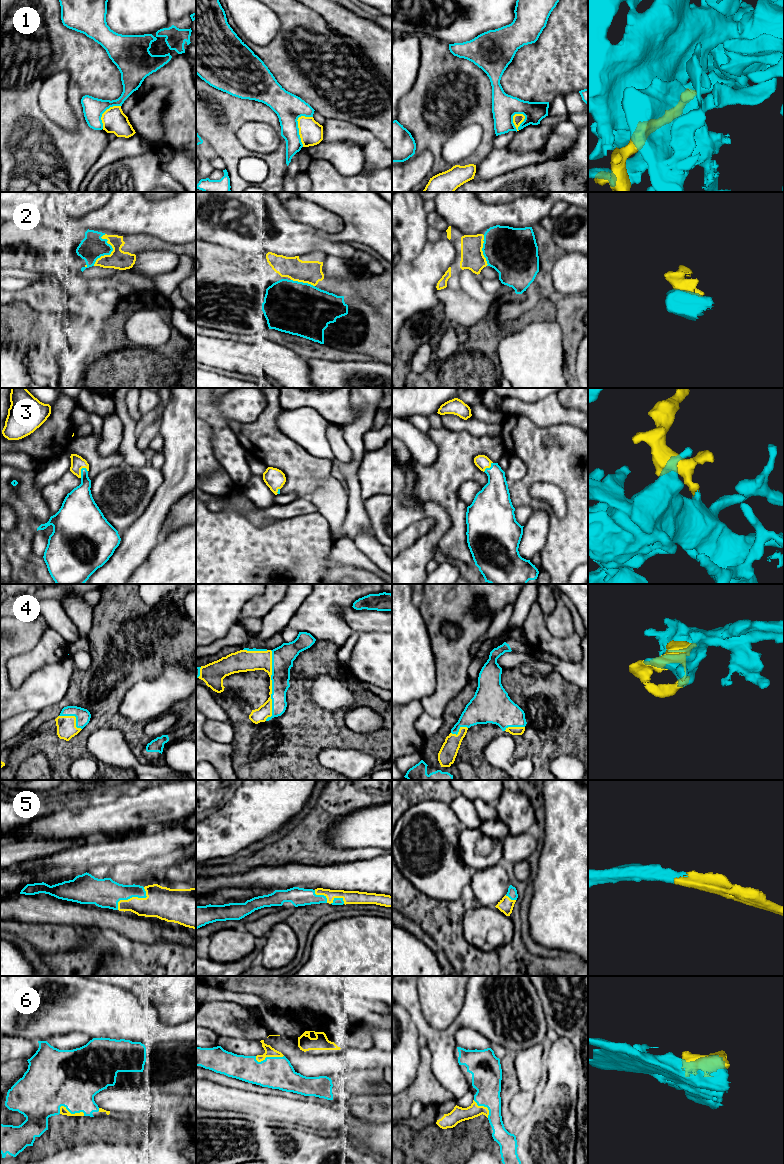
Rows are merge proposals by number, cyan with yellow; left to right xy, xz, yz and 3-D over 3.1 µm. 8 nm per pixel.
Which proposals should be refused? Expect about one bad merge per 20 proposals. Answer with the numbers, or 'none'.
1

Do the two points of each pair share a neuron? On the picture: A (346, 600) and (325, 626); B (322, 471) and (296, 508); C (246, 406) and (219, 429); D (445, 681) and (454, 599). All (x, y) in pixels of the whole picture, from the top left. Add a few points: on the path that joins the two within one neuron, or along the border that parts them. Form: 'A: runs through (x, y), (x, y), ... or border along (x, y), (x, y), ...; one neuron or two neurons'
A: runs through (337, 600), (334, 600), (325, 609), (325, 617); one neuron
B: border along (299, 496), (307, 497); two neurons
C: runs through (238, 406), (222, 421); one neuron
D: runs through (452, 661), (465, 641), (465, 619); one neuron

